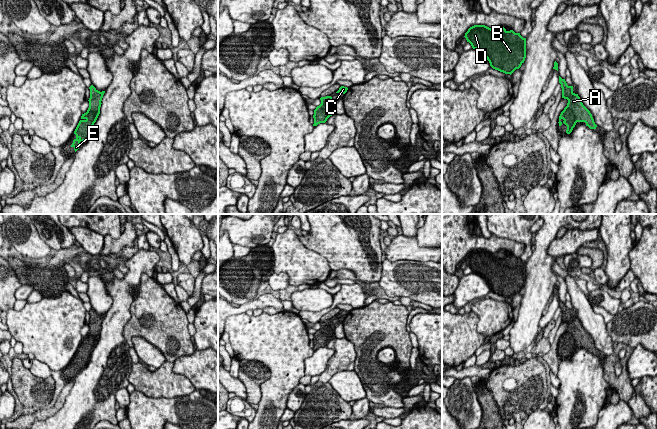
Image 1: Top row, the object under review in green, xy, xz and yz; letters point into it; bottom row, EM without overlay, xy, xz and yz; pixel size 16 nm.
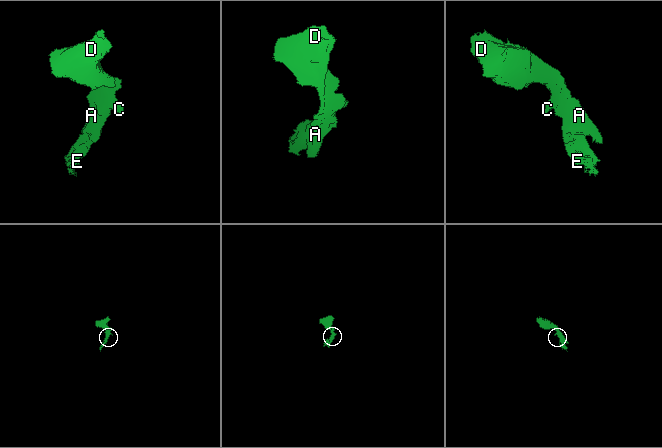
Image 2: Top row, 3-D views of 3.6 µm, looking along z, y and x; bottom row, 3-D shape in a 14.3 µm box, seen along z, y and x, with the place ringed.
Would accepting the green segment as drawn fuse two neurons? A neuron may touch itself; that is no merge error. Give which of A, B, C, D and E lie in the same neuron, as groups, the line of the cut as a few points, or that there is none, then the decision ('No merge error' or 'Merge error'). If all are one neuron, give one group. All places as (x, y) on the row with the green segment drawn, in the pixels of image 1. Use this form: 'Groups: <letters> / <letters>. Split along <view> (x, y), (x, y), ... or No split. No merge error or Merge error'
Groups: A B C D E. No split. No merge error

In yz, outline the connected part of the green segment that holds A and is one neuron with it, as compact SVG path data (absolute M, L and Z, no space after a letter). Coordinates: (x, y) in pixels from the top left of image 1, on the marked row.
M559 76L559 83L562 88L562 98L567 99L568 103L559 116L559 126L563 123L567 126L566 133L570 134L577 122L585 122L590 129L596 129L592 114L583 105L582 100L573 92L573 86L568 86L565 79Z

